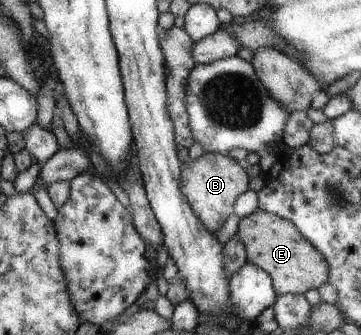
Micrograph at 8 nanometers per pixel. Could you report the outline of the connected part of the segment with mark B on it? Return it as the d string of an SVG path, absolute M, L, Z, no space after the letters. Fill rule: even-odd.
M204 152L198 158L186 158L183 169L182 192L199 220L214 234L218 227L234 213L236 199L248 189L250 175L228 154Z

